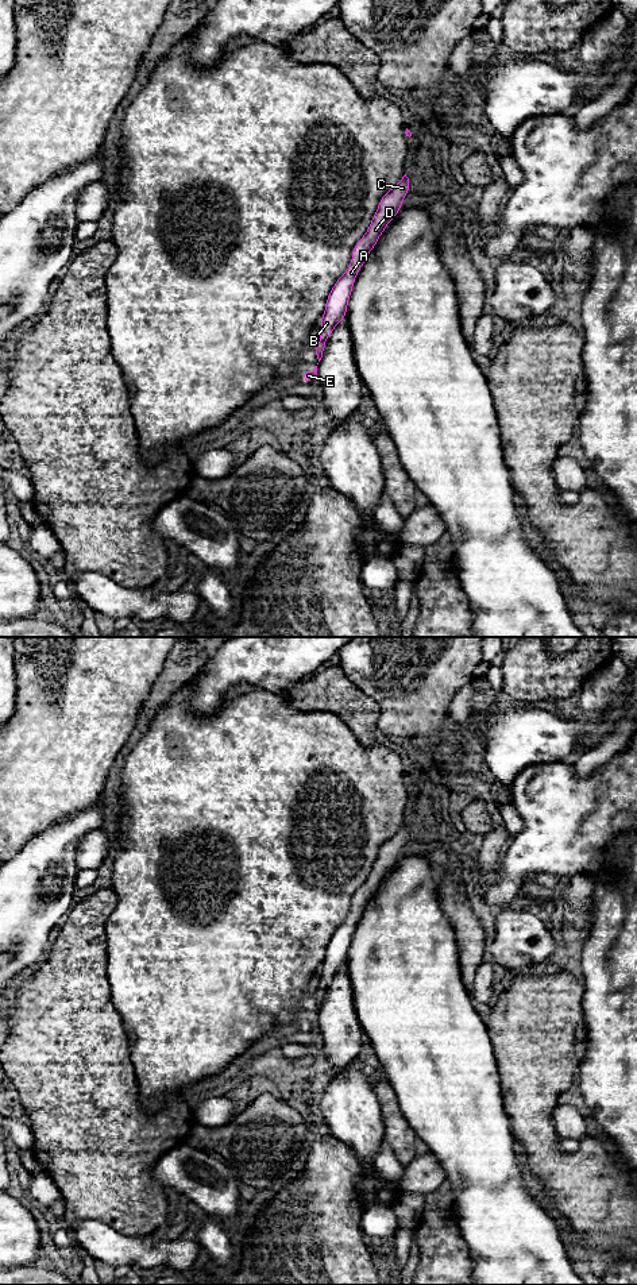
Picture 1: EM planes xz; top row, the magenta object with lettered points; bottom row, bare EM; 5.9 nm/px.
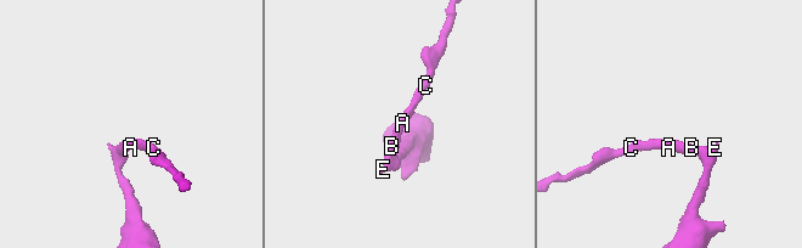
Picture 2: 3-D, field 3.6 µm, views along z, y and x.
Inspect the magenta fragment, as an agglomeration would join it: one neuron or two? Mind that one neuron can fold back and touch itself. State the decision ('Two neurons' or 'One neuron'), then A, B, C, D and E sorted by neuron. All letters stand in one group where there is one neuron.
Two neurons. Groups: A B C D / E

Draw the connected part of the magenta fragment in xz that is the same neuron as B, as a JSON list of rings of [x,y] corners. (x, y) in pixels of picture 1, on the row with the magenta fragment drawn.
[[[406,174],[390,189],[379,201],[378,209],[364,236],[355,244],[351,265],[345,273],[333,285],[327,302],[325,312],[320,321],[320,340],[327,341],[333,328],[345,317],[347,304],[351,297],[355,278],[362,269],[366,256],[377,244],[379,236],[387,224],[395,217],[402,208],[402,200],[410,189]]]

